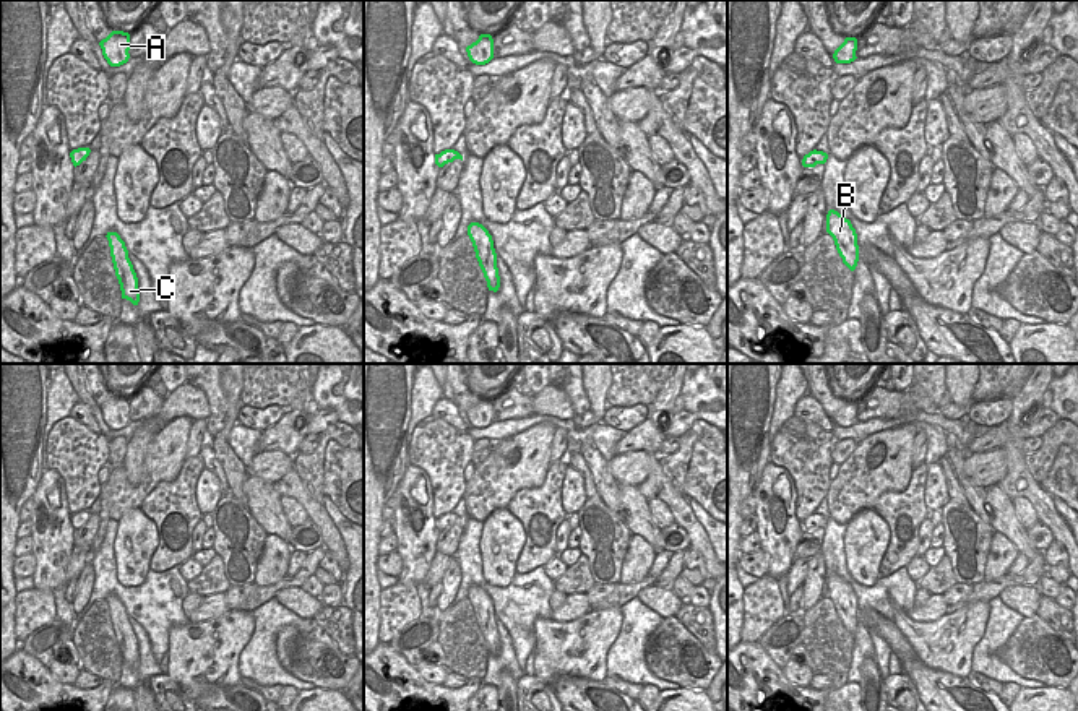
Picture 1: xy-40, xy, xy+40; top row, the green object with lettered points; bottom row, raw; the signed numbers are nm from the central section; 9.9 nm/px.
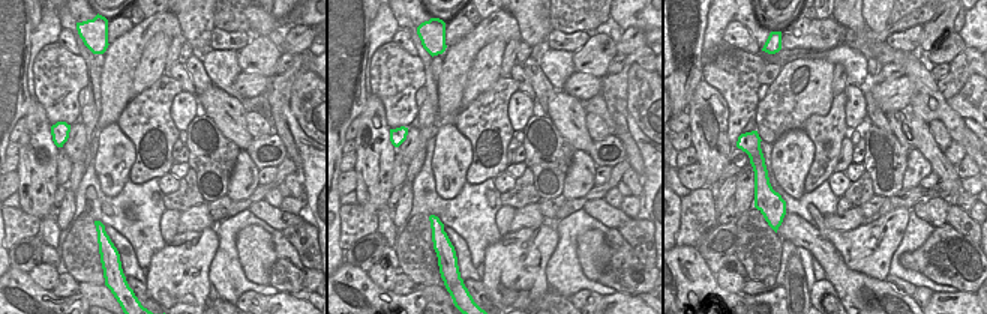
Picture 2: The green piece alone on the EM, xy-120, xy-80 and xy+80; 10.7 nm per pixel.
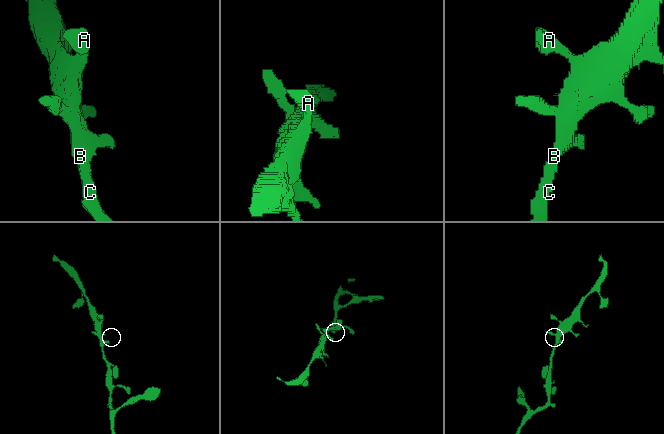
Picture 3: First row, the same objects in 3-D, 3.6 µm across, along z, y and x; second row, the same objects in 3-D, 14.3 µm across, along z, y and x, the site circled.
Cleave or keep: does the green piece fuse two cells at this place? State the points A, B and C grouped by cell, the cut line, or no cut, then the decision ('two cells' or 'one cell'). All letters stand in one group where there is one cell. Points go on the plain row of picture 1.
A B C; no cut; one cell

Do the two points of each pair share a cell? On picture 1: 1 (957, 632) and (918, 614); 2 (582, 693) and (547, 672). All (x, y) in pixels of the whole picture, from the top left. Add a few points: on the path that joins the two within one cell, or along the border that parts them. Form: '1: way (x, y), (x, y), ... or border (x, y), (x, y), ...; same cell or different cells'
1: border (905, 612), (916, 620), (937, 620), (945, 612); different cells
2: border (595, 682), (585, 677), (557, 677), (551, 685); different cells

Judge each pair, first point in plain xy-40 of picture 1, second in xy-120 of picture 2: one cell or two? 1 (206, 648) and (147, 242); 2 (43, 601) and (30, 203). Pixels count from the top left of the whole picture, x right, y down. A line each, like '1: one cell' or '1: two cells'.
1: two cells
2: two cells

